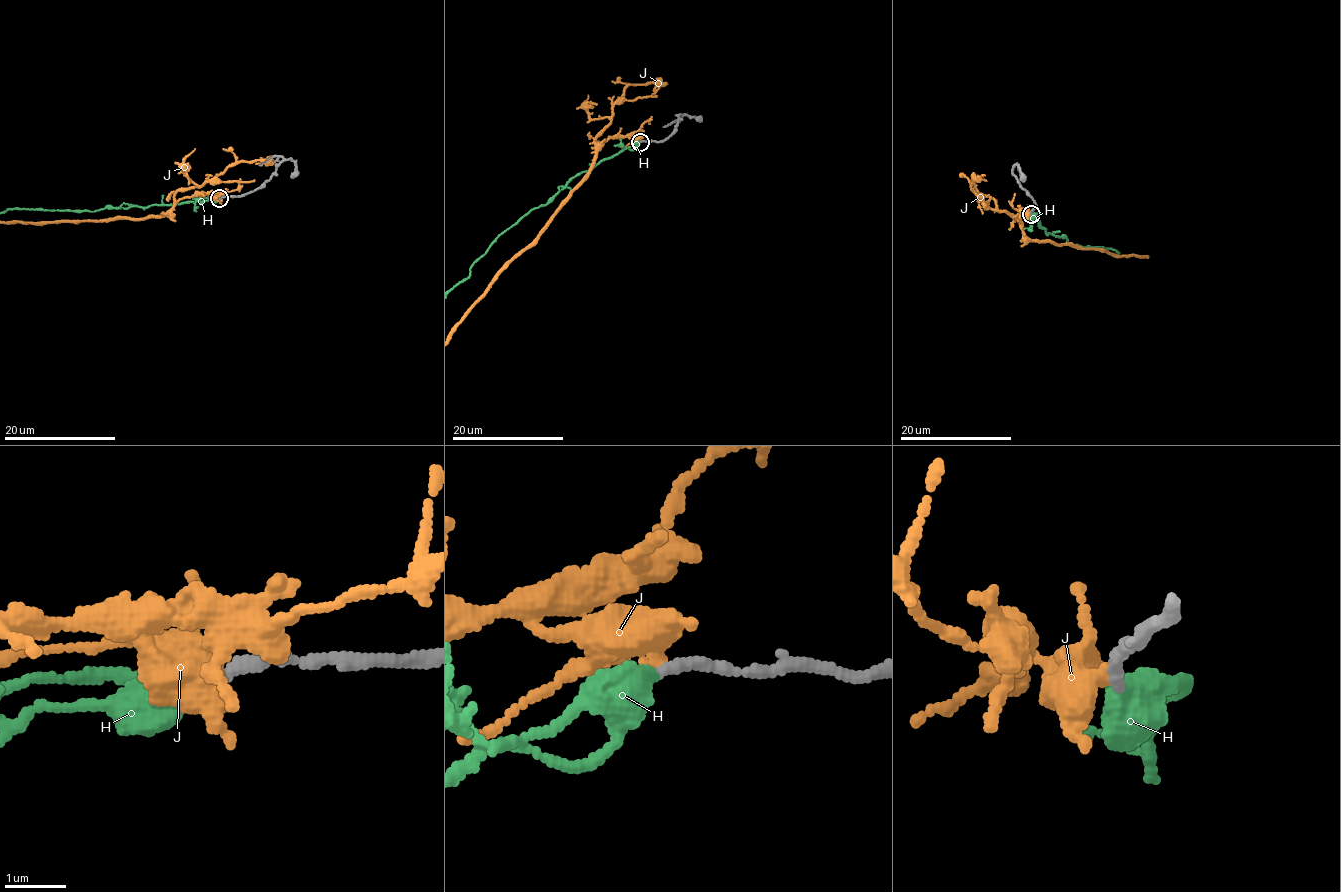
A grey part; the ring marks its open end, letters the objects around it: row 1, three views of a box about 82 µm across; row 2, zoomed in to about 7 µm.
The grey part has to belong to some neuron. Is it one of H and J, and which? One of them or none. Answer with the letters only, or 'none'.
H

